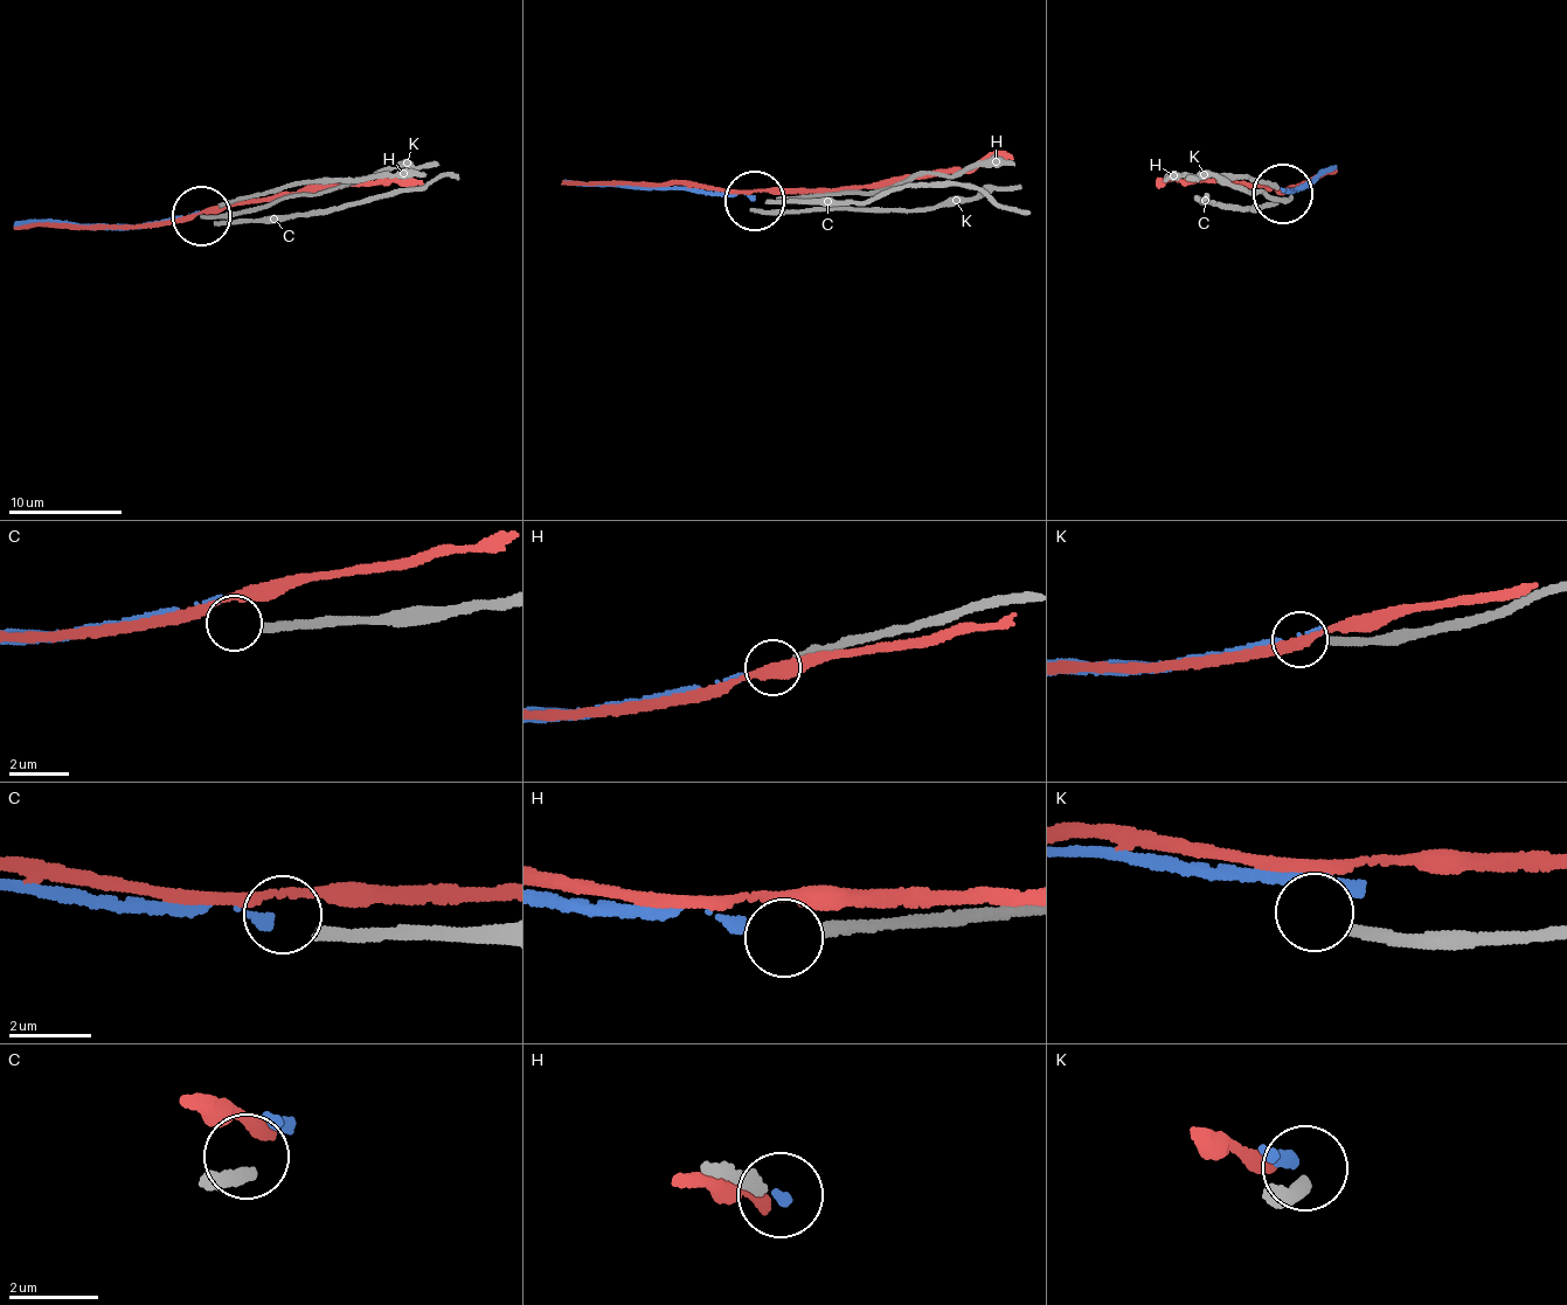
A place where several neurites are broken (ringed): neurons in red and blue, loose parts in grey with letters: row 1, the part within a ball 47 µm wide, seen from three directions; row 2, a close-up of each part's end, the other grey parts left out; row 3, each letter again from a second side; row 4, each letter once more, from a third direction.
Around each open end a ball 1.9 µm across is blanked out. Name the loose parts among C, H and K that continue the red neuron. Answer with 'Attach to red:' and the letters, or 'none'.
Attach to red: none

